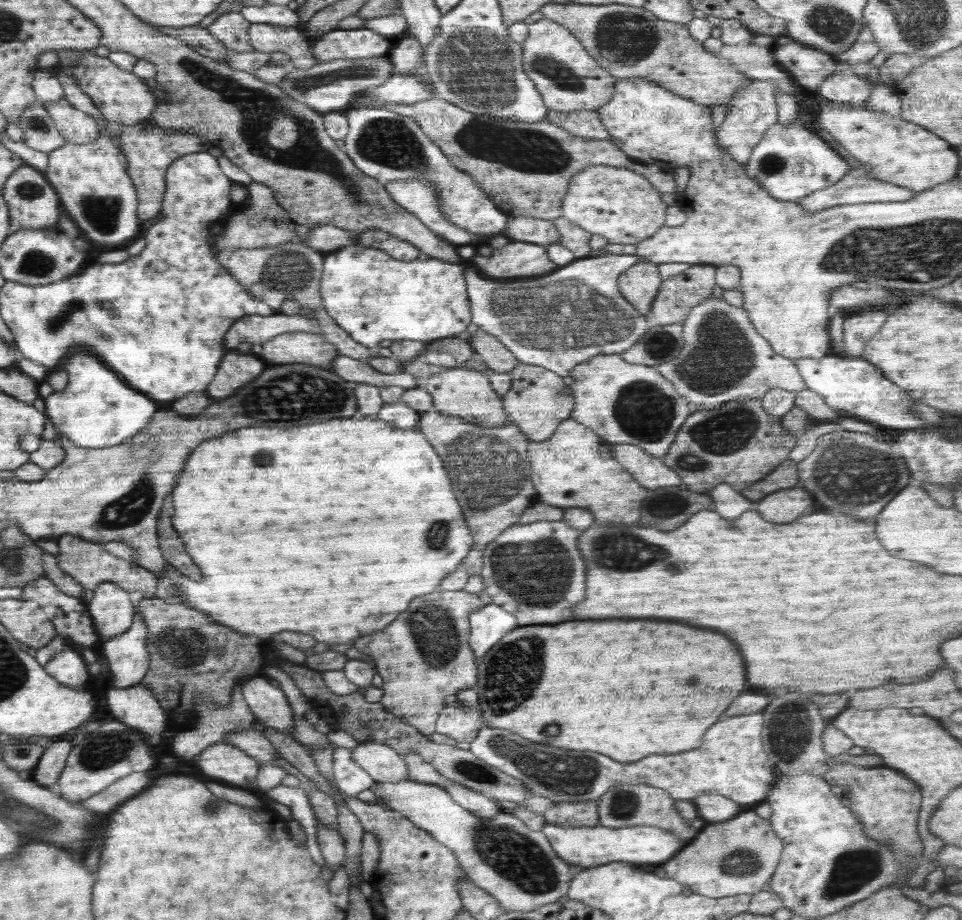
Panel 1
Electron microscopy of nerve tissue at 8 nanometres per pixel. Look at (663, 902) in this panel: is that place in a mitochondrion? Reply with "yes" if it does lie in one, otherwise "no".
no

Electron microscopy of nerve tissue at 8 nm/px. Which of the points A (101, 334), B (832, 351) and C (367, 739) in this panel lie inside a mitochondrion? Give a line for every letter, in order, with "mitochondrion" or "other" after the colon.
A: mitochondrion
B: other
C: other

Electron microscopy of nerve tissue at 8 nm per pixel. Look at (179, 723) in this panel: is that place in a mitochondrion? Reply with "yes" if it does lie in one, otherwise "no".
no

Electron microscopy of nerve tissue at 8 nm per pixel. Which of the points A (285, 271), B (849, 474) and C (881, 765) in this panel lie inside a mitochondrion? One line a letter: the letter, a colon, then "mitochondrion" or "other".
A: mitochondrion
B: mitochondrion
C: other

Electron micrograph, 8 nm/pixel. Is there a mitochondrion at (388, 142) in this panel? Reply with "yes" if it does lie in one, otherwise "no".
yes

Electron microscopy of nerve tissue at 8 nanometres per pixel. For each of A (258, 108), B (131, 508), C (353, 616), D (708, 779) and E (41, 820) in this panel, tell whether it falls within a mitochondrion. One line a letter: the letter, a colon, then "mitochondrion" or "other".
A: mitochondrion
B: mitochondrion
C: other
D: other
E: mitochondrion

